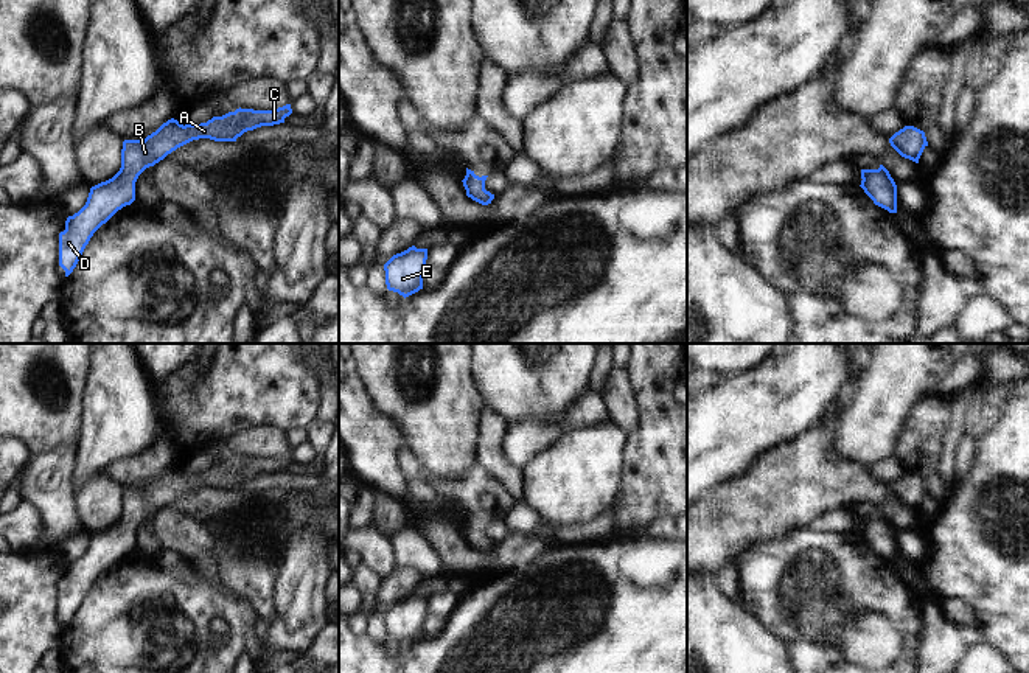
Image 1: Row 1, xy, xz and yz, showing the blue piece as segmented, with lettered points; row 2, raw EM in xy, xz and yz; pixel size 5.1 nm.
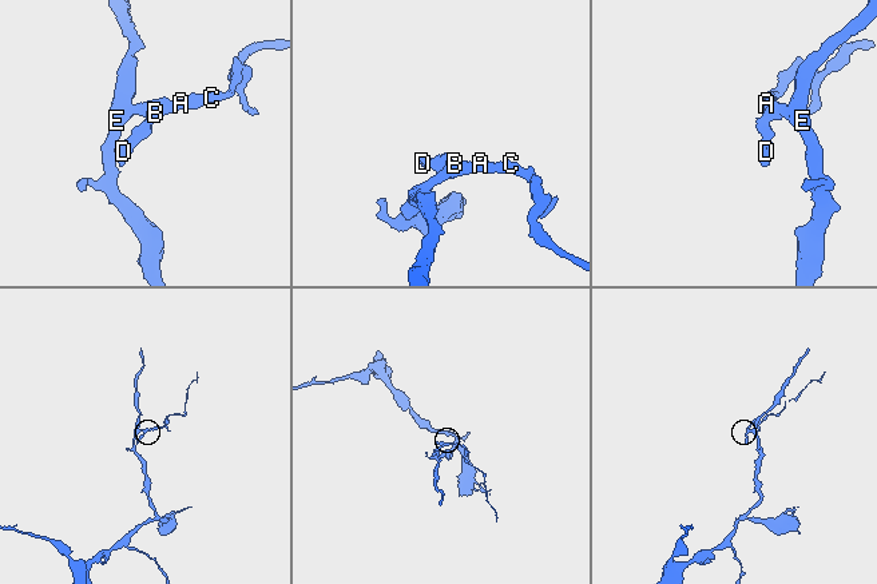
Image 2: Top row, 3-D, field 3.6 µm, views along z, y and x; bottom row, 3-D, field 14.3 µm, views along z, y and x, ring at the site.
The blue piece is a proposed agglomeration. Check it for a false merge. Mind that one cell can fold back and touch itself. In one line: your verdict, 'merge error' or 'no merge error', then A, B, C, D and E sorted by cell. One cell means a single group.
no merge error; groups A B C D E

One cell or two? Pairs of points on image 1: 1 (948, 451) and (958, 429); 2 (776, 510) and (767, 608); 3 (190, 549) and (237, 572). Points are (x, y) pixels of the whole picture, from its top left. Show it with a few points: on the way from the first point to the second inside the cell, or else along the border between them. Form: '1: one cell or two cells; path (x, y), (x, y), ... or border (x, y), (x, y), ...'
1: one cell; path (948, 446), (953, 434)
2: two cells; border (807, 526), (757, 541), (742, 555)
3: two cells; border (213, 537), (213, 558), (218, 578)

